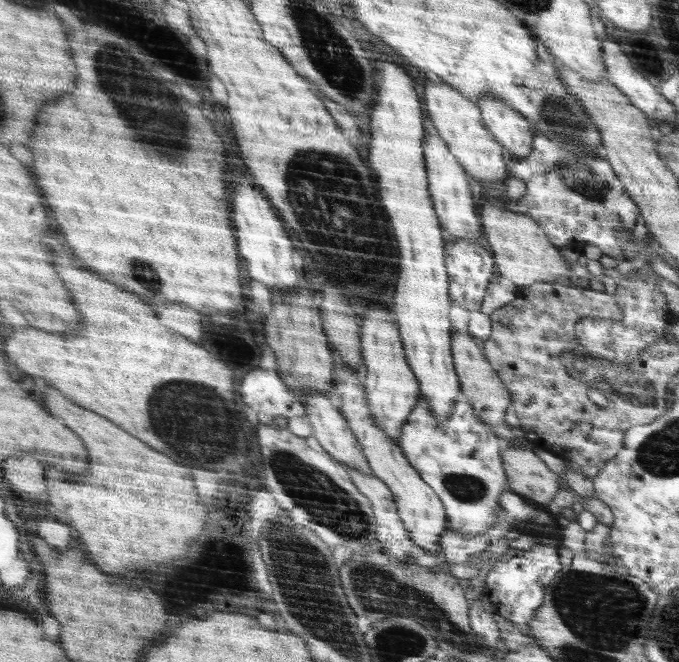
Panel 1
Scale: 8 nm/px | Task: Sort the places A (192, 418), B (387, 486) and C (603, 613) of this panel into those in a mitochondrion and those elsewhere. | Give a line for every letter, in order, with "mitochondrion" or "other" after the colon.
A: mitochondrion
B: other
C: mitochondrion

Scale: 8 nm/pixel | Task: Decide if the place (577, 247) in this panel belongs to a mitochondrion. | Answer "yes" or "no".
no

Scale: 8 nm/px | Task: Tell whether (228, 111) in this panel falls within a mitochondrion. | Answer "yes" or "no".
no

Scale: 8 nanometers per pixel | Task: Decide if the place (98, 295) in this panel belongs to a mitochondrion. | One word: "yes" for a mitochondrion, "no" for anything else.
no

